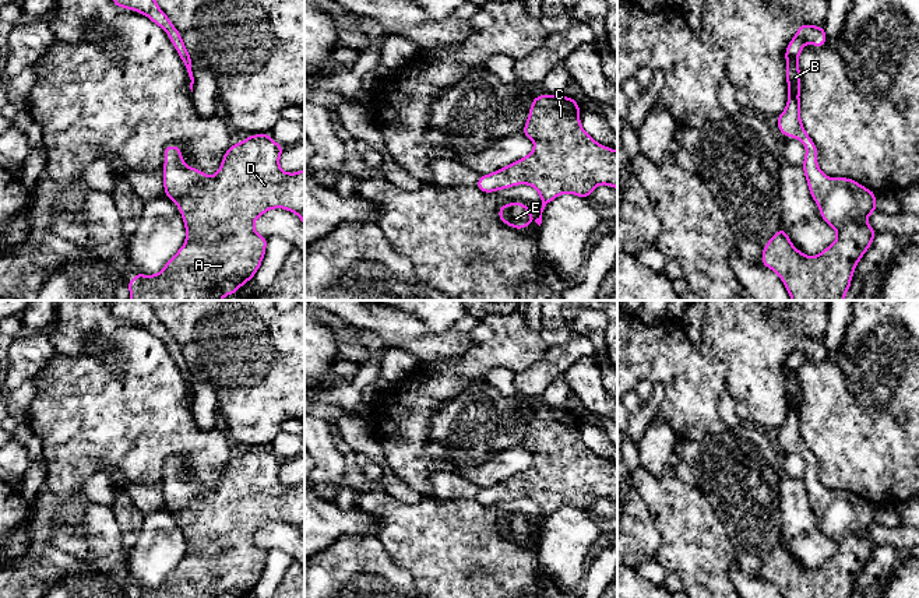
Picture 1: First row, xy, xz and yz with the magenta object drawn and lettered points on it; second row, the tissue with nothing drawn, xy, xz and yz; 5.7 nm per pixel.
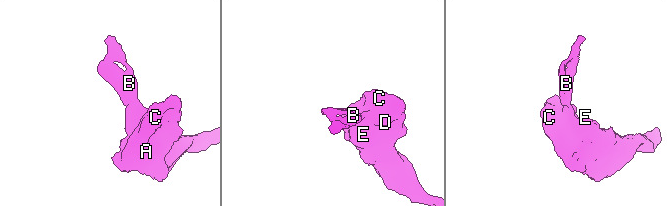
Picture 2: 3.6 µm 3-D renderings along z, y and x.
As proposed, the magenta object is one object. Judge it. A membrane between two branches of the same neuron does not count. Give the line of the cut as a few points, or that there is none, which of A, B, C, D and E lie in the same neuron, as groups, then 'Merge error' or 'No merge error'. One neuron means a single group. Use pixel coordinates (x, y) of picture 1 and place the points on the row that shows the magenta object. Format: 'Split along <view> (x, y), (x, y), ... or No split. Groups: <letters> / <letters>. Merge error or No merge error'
No split. Groups: A B C D E. No merge error

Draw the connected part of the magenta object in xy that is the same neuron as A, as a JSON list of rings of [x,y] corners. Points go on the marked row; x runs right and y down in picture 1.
[[[270,134],[249,136],[232,144],[219,170],[207,176],[183,162],[182,148],[163,151],[165,194],[177,204],[186,226],[186,242],[156,275],[134,274],[127,282],[131,300],[221,300],[250,281],[265,256],[267,238],[254,231],[254,221],[272,208],[285,208],[304,225],[304,169],[286,173],[279,168],[285,147]]]

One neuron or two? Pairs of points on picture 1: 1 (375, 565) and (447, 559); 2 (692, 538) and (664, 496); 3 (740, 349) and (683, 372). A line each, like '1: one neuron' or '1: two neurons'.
1: two neurons
2: one neuron
3: two neurons

